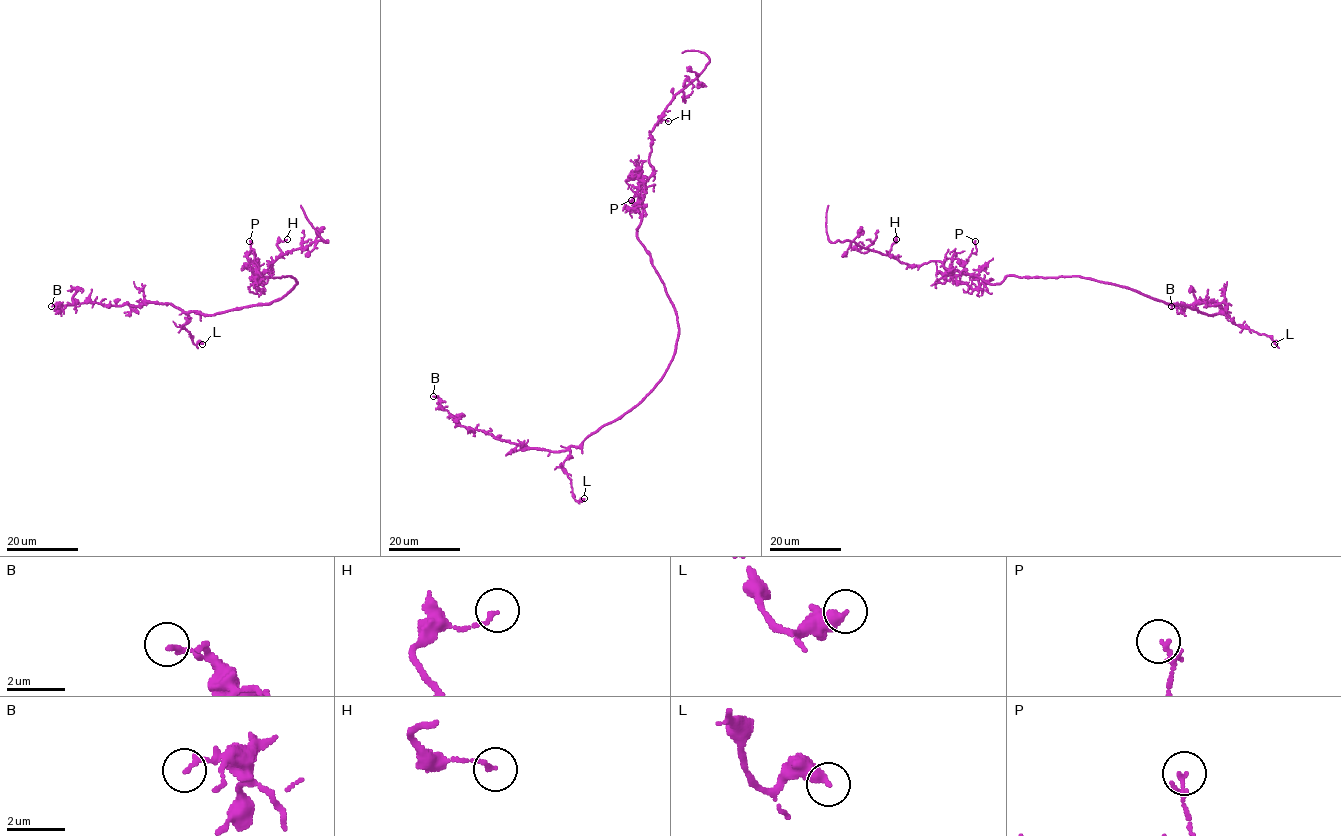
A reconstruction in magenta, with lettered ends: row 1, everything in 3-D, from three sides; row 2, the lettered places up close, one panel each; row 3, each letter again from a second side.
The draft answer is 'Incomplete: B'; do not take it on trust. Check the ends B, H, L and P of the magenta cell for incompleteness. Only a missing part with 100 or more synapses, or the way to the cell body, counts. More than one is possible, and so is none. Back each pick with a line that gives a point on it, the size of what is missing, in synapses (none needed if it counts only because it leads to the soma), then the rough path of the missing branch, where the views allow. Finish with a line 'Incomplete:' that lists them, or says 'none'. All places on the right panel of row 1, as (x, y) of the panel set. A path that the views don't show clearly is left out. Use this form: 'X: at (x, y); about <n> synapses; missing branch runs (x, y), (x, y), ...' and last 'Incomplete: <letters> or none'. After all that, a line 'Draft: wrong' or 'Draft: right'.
Incomplete: none
Draft: wrong

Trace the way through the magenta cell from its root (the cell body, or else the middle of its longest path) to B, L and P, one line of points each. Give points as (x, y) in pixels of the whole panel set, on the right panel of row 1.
B: (1088, 278), (1126, 286), (1206, 314), (1226, 309), (1225, 302), (1219, 306), (1194, 302), (1184, 309), (1171, 306)
L: (1088, 278), (1126, 286), (1206, 314), (1222, 311), (1235, 324), (1267, 335), (1274, 344)
P: (1088, 278), (1007, 276), (1000, 283), (986, 283), (964, 272), (963, 263), (977, 251), (975, 241)

